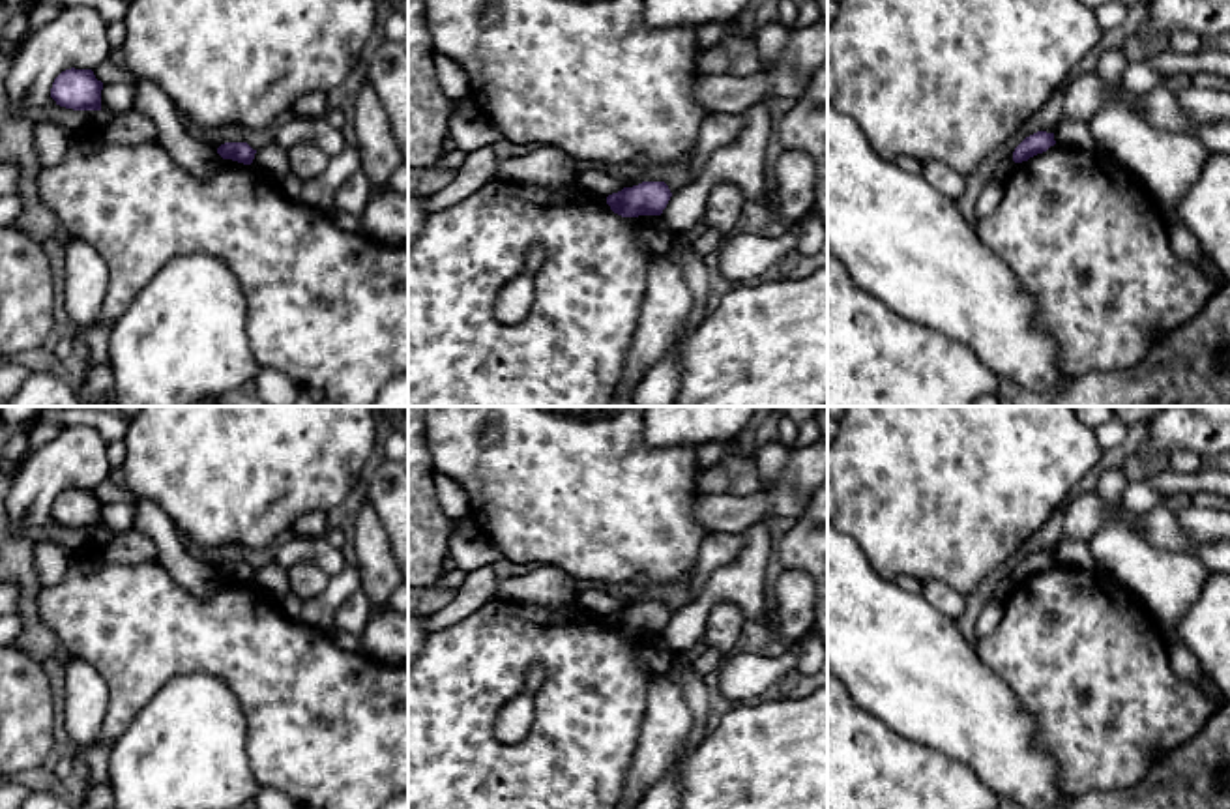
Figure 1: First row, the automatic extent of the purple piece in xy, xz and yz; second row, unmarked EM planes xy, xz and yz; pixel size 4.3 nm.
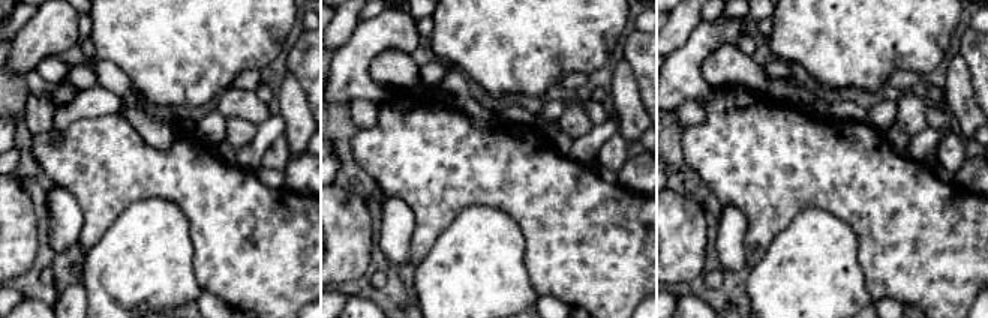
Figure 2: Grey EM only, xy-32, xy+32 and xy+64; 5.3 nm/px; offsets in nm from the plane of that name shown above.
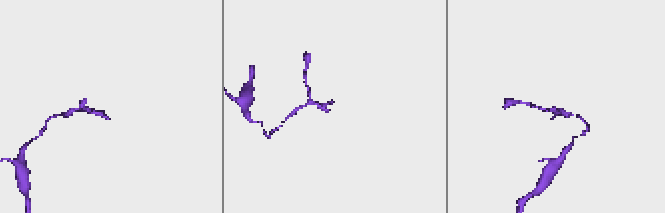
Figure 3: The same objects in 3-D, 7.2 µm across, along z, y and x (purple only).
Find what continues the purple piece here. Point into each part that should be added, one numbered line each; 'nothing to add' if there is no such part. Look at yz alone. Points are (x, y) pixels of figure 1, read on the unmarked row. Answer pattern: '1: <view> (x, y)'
nothing to add

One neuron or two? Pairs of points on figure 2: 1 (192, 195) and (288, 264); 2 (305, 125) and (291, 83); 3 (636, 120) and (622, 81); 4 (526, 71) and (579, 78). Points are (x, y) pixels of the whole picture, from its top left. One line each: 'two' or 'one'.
1: one
2: one
3: one
4: two

